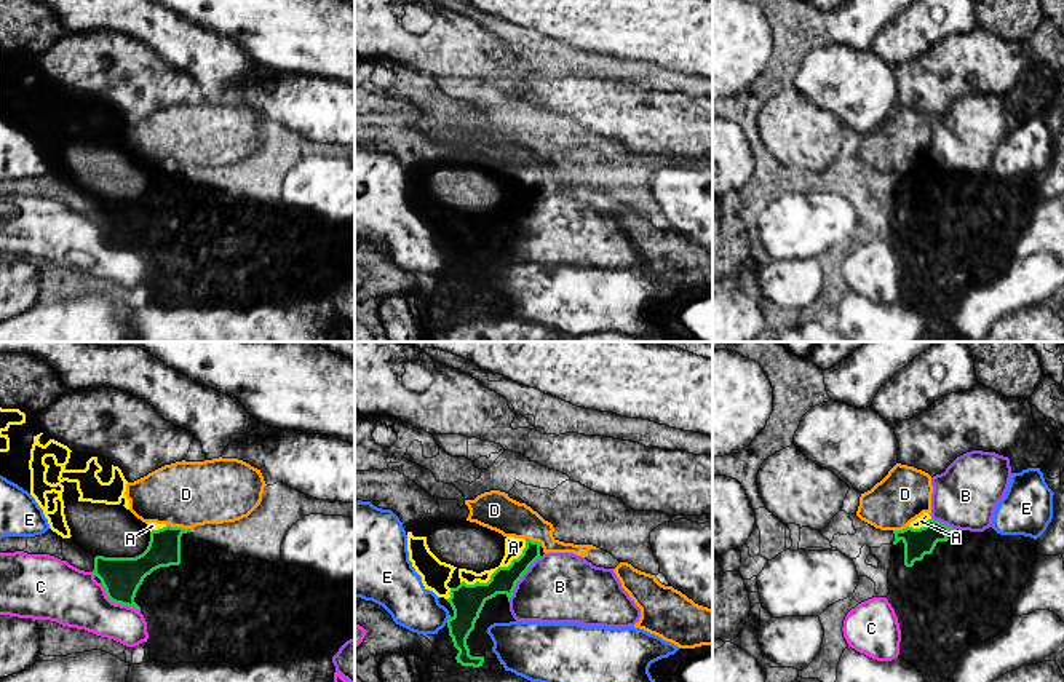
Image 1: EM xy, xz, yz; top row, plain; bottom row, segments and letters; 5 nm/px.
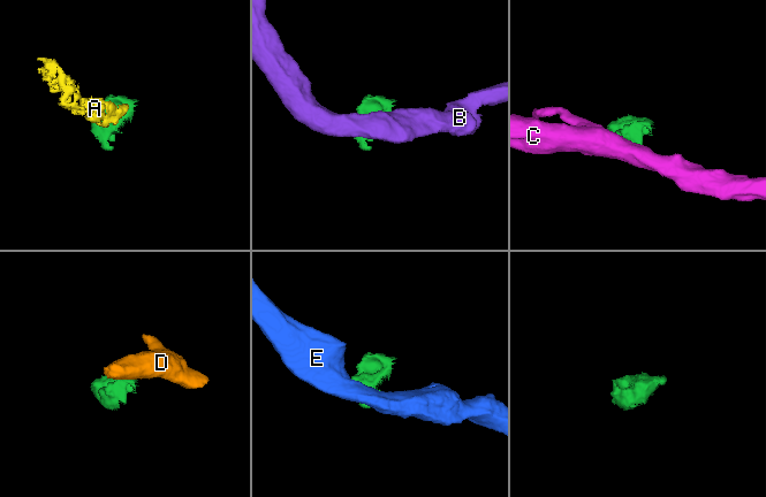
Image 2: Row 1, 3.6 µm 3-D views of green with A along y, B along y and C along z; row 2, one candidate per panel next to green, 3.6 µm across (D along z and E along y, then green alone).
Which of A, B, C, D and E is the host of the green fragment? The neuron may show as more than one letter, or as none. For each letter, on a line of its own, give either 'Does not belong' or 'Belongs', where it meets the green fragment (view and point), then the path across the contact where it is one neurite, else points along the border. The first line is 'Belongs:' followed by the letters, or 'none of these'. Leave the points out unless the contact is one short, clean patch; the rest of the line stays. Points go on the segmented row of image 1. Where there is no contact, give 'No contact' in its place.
Belongs: A
A: Belongs. Touches green at xz (496, 570)
B: Does not belong. Touches green at xz (521, 577). Boundary: xz (542, 556), (516, 583), (508, 601)
C: Does not belong. Touches green at xy (117, 602). Boundary: xy (101, 582), (112, 601), (131, 606), (139, 612)
D: Does not belong. Touches green at xy (179, 527). Boundary: xy (166, 524), (190, 529)
E: Does not belong. Touches green at xz (449, 618)

